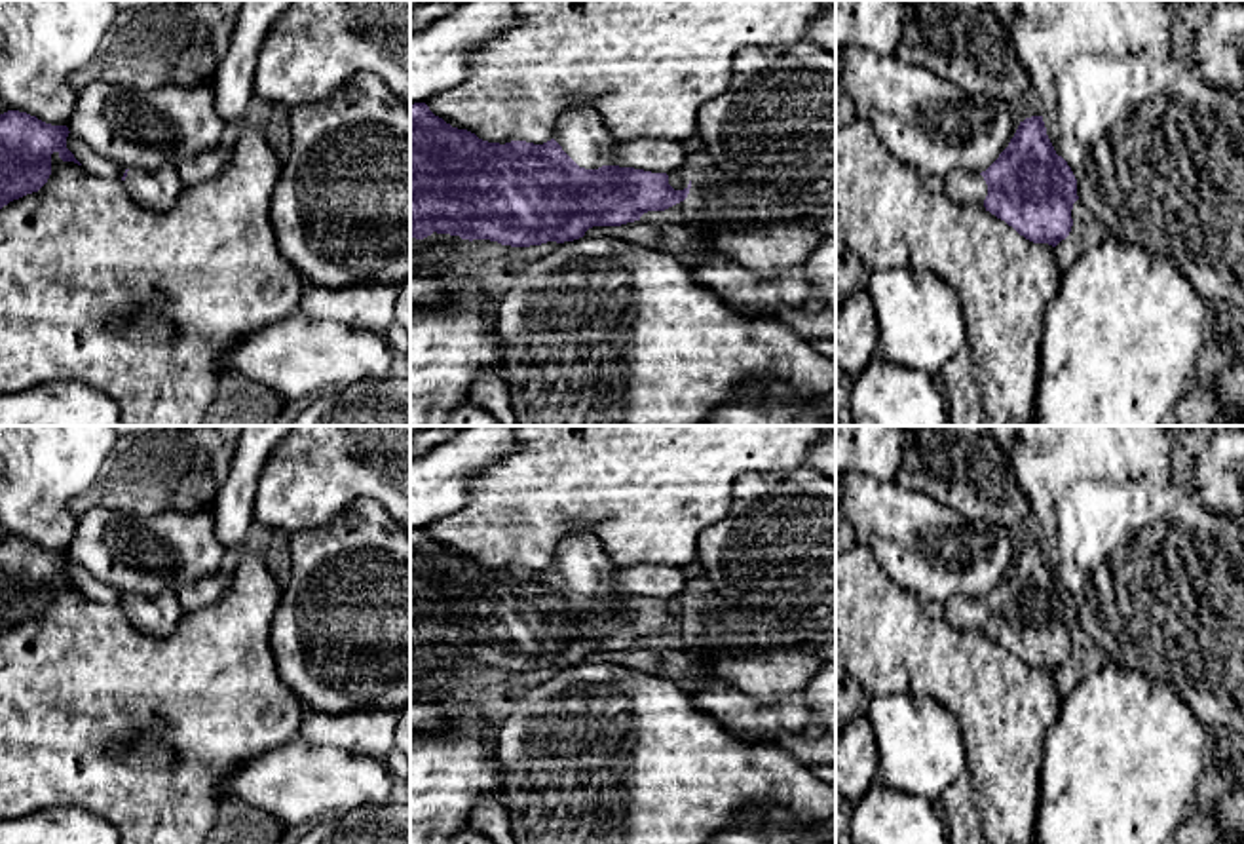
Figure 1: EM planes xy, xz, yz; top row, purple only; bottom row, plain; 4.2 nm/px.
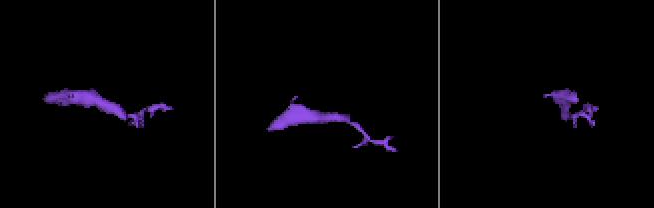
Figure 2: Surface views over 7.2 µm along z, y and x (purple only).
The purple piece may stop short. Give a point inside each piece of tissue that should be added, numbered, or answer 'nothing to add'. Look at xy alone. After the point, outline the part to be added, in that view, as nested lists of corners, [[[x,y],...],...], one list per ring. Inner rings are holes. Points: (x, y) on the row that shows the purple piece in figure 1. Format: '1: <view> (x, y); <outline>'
1: xy (160, 191); [[[165,163],[154,173],[129,169],[123,182],[139,205],[158,213],[173,209],[184,190],[175,163]]]

